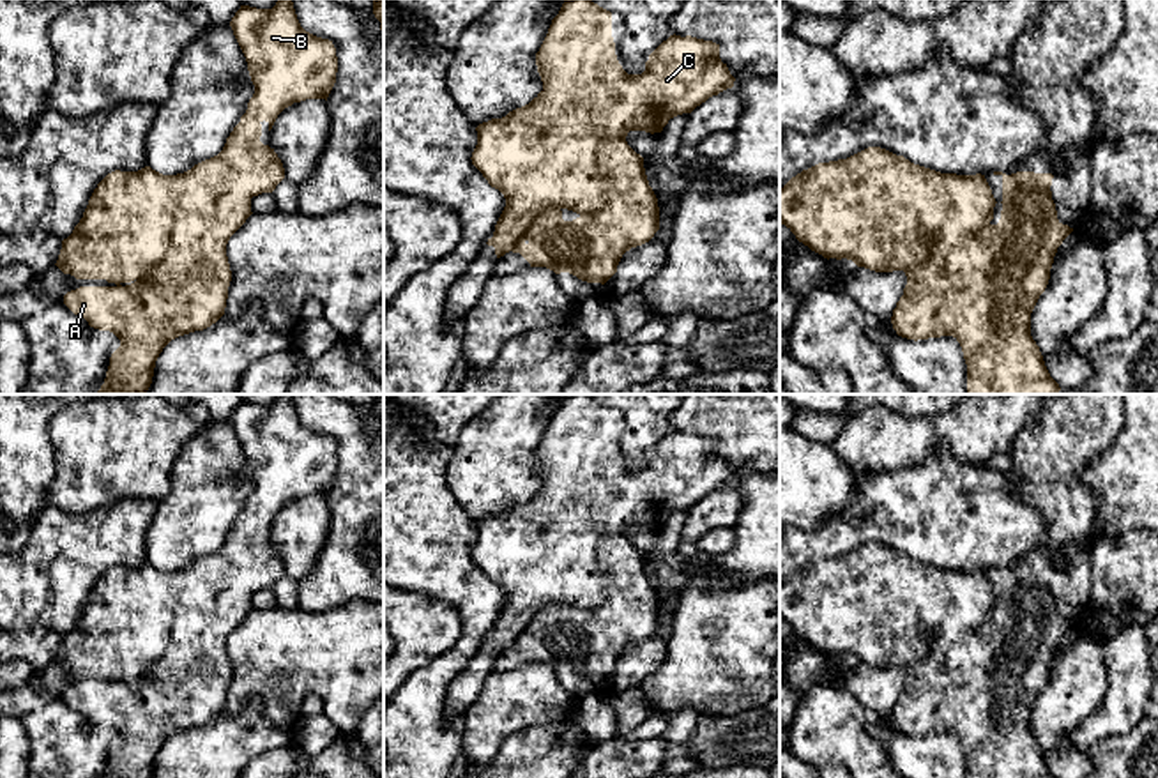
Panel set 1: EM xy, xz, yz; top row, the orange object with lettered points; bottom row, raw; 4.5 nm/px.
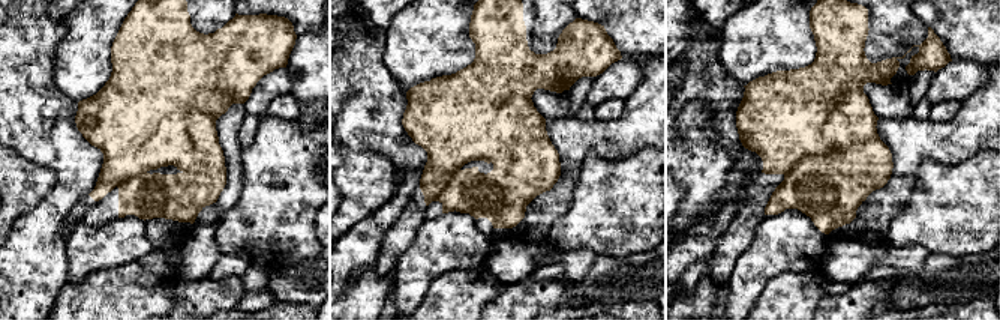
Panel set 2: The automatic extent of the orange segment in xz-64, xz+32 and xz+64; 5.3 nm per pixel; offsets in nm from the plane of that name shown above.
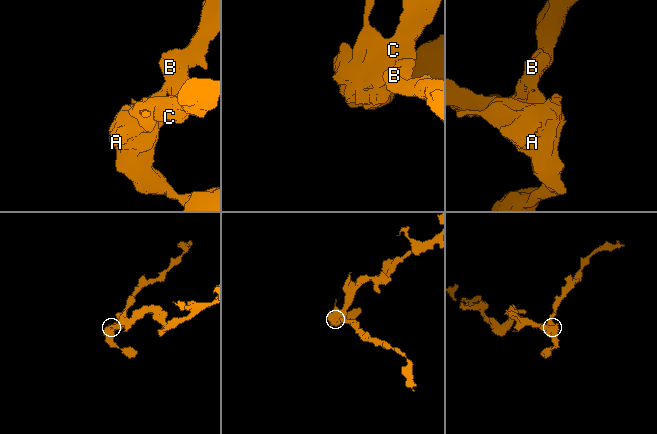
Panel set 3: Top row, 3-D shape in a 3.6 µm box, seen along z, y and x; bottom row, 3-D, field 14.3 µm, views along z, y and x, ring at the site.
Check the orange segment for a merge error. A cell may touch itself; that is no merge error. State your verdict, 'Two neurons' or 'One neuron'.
Two neurons

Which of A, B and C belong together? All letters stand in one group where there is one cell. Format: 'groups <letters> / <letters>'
groups A / B C

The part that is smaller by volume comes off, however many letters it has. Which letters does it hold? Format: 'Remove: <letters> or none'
Remove: A

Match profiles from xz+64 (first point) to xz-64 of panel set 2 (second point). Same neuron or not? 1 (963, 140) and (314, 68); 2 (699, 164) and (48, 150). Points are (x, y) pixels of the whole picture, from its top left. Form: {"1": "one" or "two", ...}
{"1": "one", "2": "two"}

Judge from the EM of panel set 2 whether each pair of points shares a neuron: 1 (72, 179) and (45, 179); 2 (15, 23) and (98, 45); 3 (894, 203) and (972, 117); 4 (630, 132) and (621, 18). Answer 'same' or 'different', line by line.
1: different
2: different
3: same
4: different

